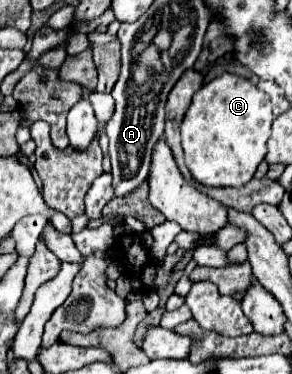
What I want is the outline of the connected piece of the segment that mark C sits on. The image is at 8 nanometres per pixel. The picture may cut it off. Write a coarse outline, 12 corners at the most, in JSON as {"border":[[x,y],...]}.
{"border":[[246,77],[204,85],[182,121],[192,179],[244,187],[272,103]]}

